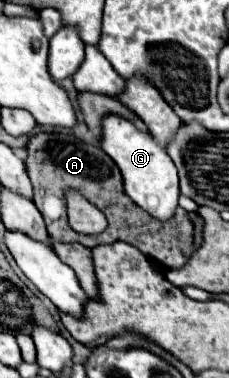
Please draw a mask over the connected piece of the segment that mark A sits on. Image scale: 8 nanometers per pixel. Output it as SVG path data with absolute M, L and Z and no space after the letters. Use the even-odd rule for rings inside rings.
M42 132L36 134L28 142L28 158L26 158L28 176L34 184L34 204L44 216L46 230L50 238L62 244L80 242L88 248L100 246L100 244L112 244L116 240L124 240L132 246L138 246L150 260L166 266L166 268L182 268L188 260L194 248L202 246L202 230L204 220L196 212L186 212L178 208L174 220L170 222L158 222L146 210L142 210L138 204L130 202L130 196L124 192L122 174L114 160L102 152L98 144L86 144L80 142L72 132ZM66 190L80 192L90 204L100 208L108 218L108 228L102 234L96 236L84 236L70 228L68 214L66 214Z

